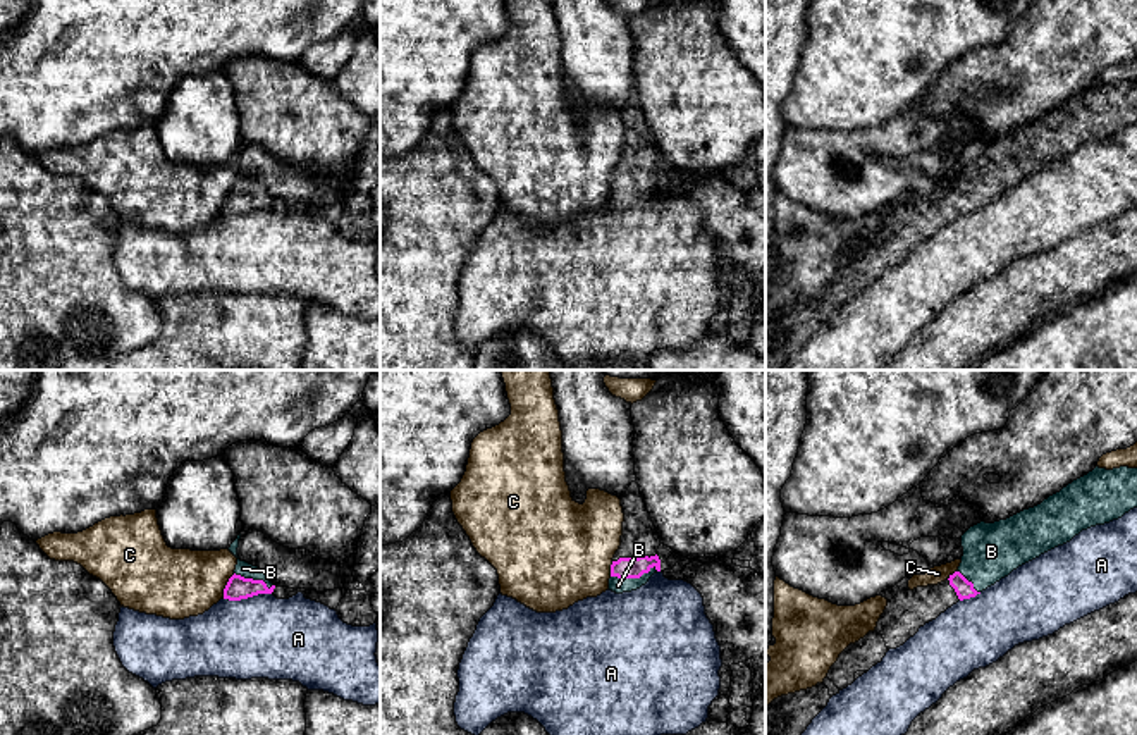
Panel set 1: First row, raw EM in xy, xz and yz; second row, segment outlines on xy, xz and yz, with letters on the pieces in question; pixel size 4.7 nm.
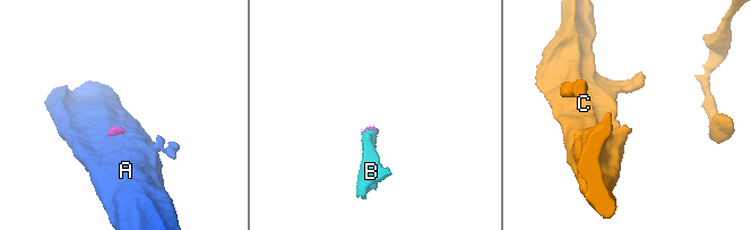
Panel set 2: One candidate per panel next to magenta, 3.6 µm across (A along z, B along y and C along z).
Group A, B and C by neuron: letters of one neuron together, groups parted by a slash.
A / B / C

